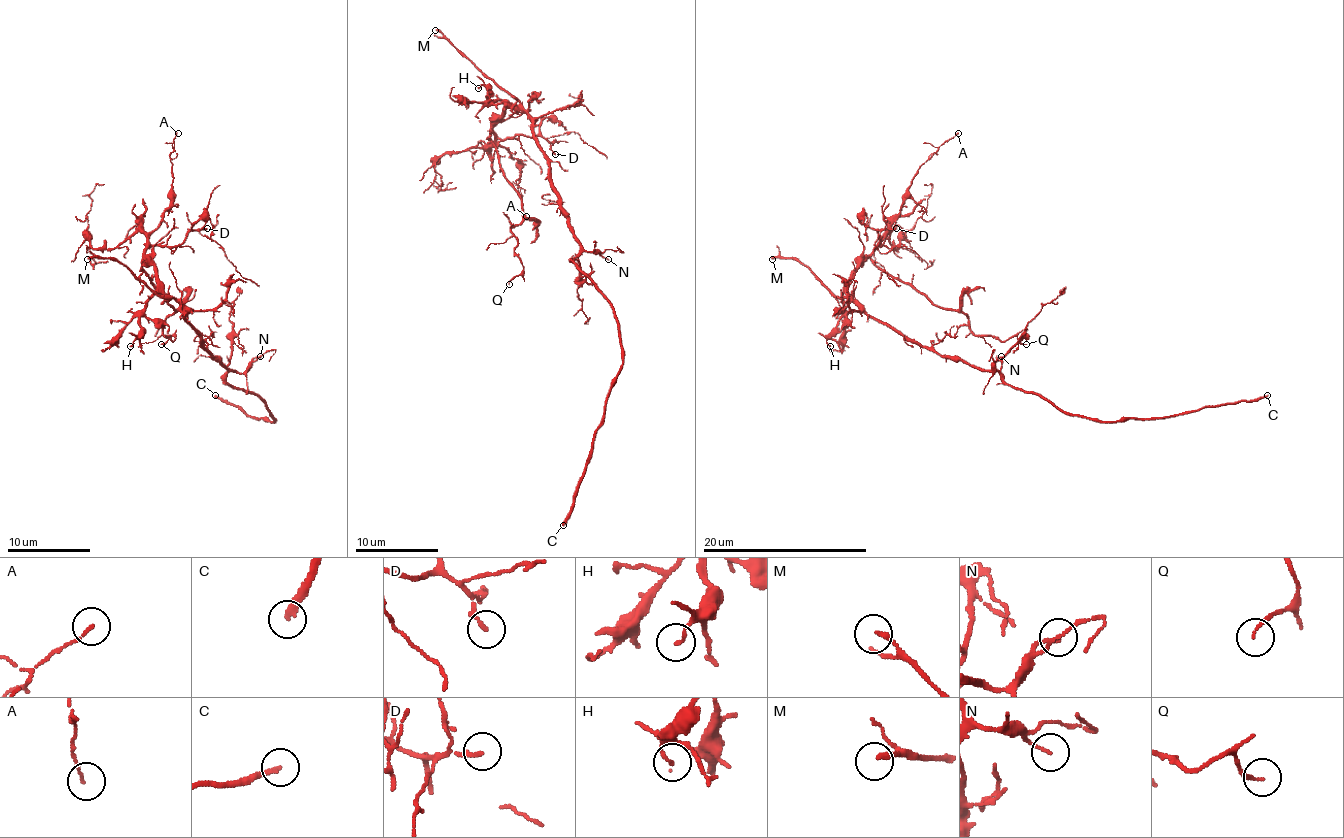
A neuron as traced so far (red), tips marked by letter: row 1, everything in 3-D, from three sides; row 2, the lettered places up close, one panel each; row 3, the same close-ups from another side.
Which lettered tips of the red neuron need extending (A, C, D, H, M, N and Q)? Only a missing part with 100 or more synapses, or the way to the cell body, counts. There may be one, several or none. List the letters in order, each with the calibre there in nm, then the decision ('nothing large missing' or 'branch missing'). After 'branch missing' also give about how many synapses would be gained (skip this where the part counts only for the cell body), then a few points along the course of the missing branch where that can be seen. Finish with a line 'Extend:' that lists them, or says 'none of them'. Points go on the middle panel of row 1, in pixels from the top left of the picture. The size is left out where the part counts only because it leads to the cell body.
A: 100 nm thick; nothing large missing
C: 200 nm thick; branch missing; about 120 synapses
D: 170 nm thick; nothing large missing
H: 120 nm thick; nothing large missing
M: 190 nm thick; branch missing; missing branch runs (435, 30), (433, 20), (441, 11), (528, 15), (575, 32), (598, 28)
N: 110 nm thick; nothing large missing
Q: 140 nm thick; nothing large missing
Extend: C, M

